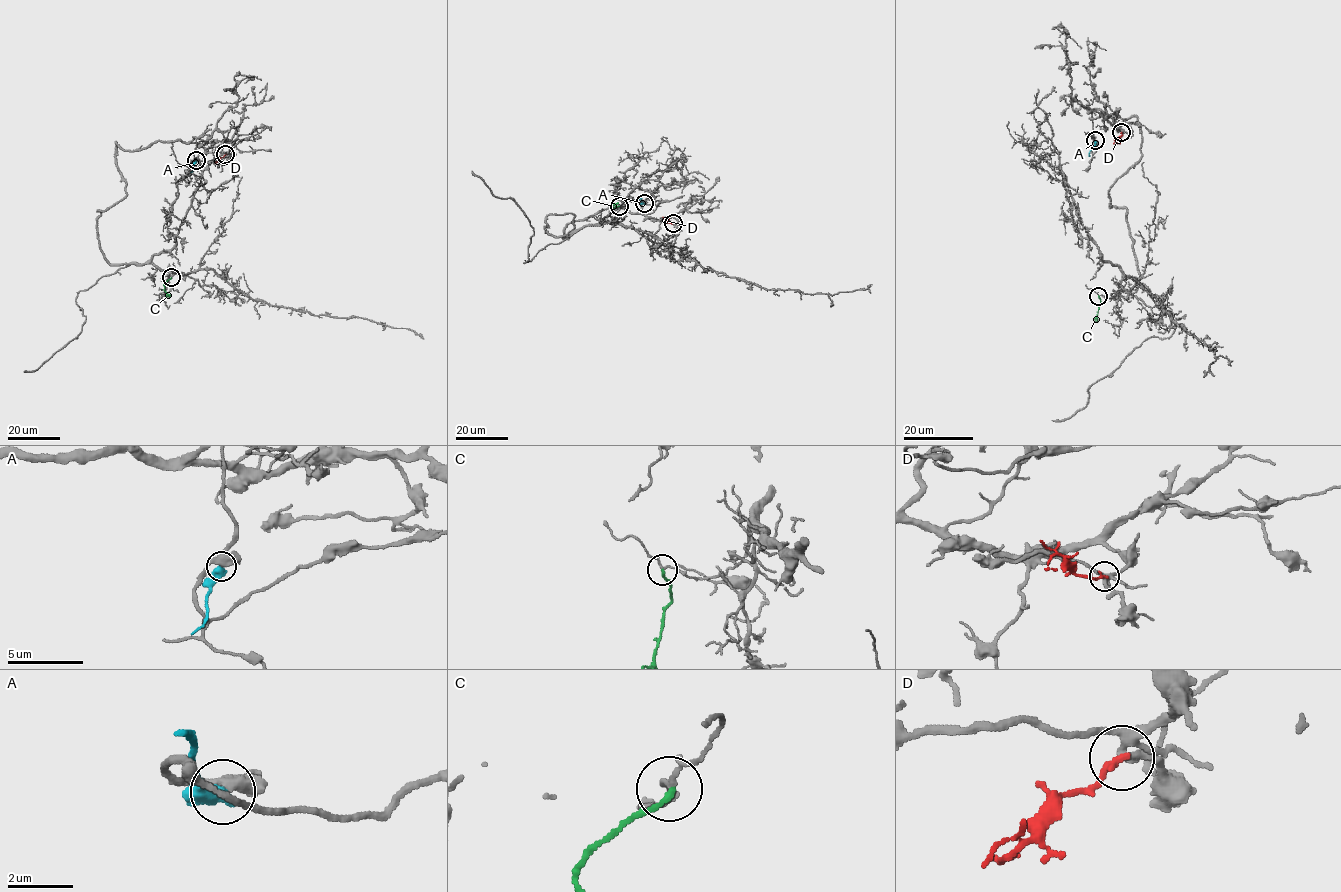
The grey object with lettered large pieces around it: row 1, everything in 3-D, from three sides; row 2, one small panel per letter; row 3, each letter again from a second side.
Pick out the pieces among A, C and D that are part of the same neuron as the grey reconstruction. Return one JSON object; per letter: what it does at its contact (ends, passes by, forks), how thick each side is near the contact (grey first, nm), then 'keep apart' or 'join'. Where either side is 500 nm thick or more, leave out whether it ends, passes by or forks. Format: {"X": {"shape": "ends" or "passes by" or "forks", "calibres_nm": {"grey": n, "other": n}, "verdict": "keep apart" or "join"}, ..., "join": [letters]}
{"A": {"shape": "ends", "calibres_nm": {"grey": 320, "other": 440}, "verdict": "keep apart"}, "C": {"shape": "ends", "calibres_nm": {"grey": 130, "other": 180}, "verdict": "keep apart"}, "D": {"shape": "ends", "calibres_nm": {"grey": 240, "other": 200}, "verdict": "keep apart"}, "join": []}

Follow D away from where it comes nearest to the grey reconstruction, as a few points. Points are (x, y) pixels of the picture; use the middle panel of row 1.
D: (674, 223), (662, 217)

